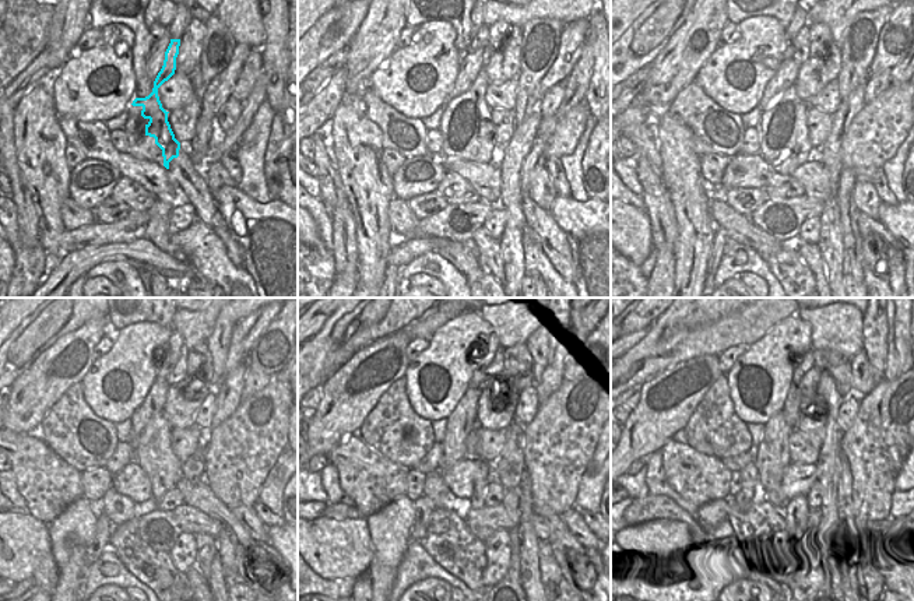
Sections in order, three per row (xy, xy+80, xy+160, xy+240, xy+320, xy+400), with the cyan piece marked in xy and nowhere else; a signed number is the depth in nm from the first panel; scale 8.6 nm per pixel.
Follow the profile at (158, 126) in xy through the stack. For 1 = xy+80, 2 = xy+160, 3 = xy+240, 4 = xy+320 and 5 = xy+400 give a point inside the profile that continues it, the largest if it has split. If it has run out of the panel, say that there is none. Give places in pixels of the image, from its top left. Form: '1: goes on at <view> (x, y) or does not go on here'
1: goes on at xy+80 (477, 127)
2: goes on at xy+160 (787, 119)
3: goes on at xy+240 (168, 468)
4: goes on at xy+320 (484, 474)
5: goes on at xy+400 (795, 513)

